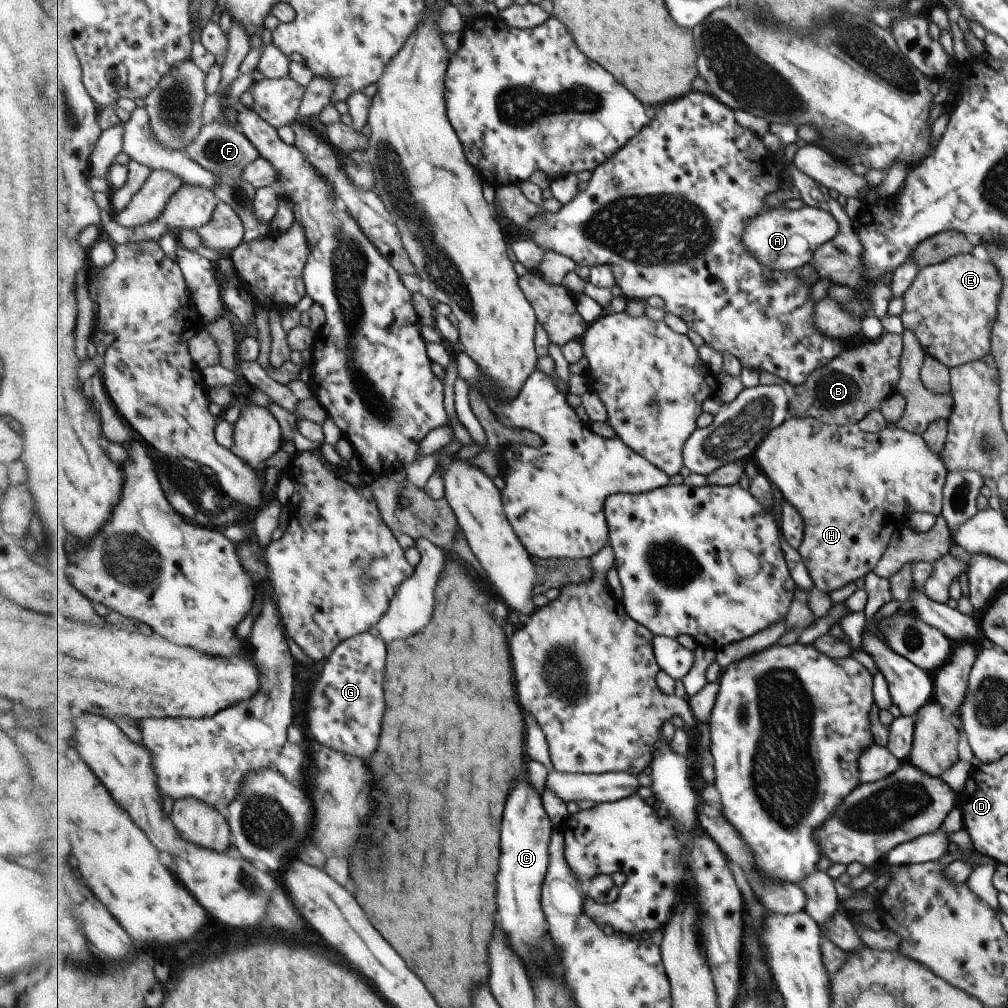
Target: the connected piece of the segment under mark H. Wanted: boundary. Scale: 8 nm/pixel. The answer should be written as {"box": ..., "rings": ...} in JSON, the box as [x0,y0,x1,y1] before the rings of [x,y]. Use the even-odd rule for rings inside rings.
{"box":[752,416,946,594],"rings":[[[793,416],[775,430],[768,431],[768,435],[759,445],[752,459],[756,468],[770,478],[772,484],[799,510],[799,514],[803,516],[803,520],[805,520],[805,536],[798,552],[804,566],[813,577],[815,588],[821,590],[823,593],[829,594],[833,590],[838,590],[851,582],[859,584],[865,574],[871,572],[877,566],[881,554],[887,548],[887,542],[889,542],[891,534],[895,534],[905,524],[905,519],[907,518],[905,512],[907,510],[909,512],[926,512],[927,514],[936,516],[938,519],[940,518],[942,488],[946,475],[945,467],[943,466],[943,462],[939,460],[939,457],[931,454],[931,450],[925,446],[922,435],[897,430],[897,428],[891,430],[891,428],[887,427],[878,432],[867,433],[860,430],[857,424],[835,426],[819,422],[815,417],[799,418]]]}

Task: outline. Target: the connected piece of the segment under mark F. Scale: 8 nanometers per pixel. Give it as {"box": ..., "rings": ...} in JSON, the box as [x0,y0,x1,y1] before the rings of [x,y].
{"box":[185,121,273,242],"rings":[[[219,121],[205,125],[194,141],[186,147],[185,153],[205,169],[220,176],[220,184],[215,192],[220,201],[227,202],[238,212],[246,228],[246,242],[256,240],[259,236],[265,238],[273,234],[269,224],[262,224],[255,217],[254,201],[257,189],[248,181],[245,181],[241,175],[246,167],[255,163],[255,160],[258,160],[261,156],[237,126],[223,125]]]}

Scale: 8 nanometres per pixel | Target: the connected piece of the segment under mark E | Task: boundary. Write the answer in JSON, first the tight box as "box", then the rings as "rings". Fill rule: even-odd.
{"box":[898,254,1001,368],"rings":[[[971,254],[950,256],[943,262],[919,269],[911,286],[902,294],[903,311],[898,317],[903,328],[907,328],[915,334],[925,355],[932,356],[947,368],[981,360],[985,355],[991,354],[991,332],[989,330],[991,330],[991,324],[995,318],[995,304],[997,304],[999,286],[1001,286],[1001,282],[999,282],[999,276],[997,276],[991,262],[977,260]]]}

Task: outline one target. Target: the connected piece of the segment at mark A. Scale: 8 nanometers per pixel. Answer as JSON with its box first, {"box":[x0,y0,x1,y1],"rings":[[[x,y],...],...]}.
{"box":[743,204,838,271],"rings":[[[806,204],[799,210],[786,209],[783,206],[767,210],[753,218],[747,224],[747,234],[743,234],[743,244],[755,258],[776,271],[795,271],[804,264],[812,264],[815,250],[835,238],[838,233],[838,222],[829,211],[821,210],[812,204]]]}

